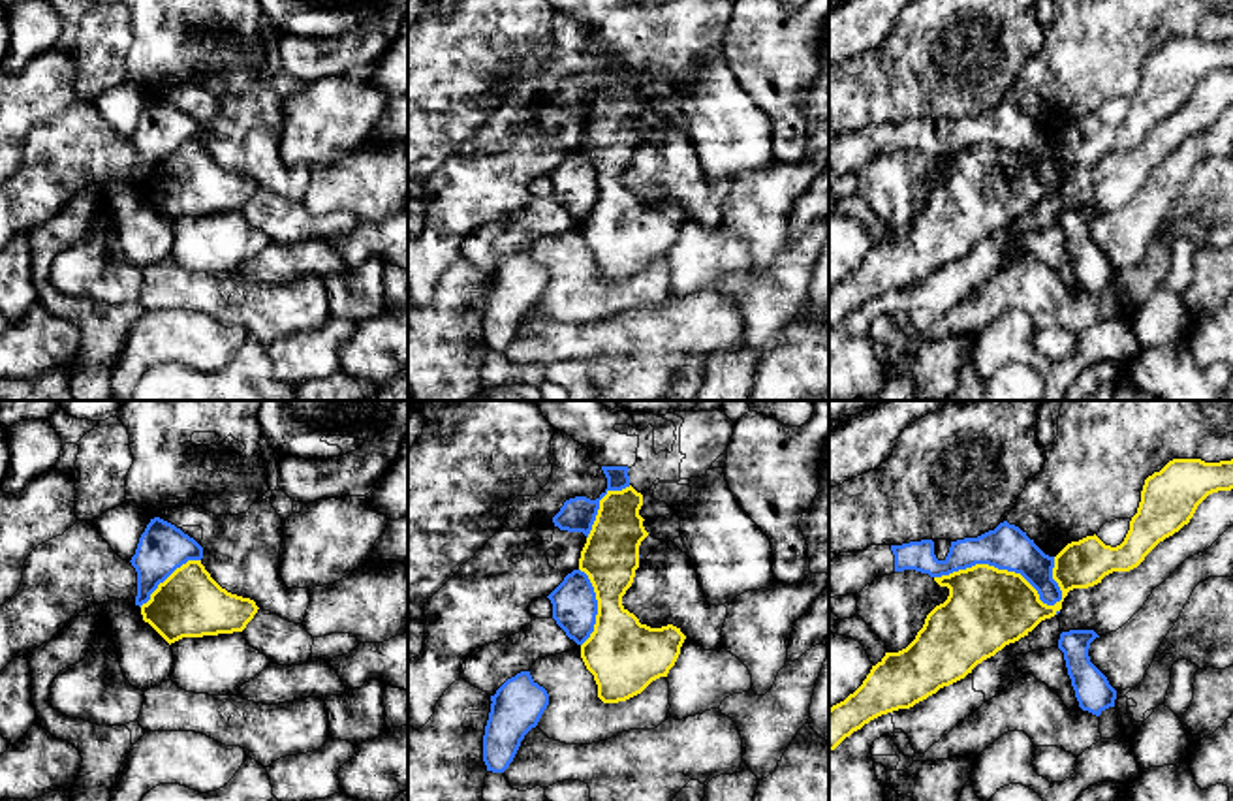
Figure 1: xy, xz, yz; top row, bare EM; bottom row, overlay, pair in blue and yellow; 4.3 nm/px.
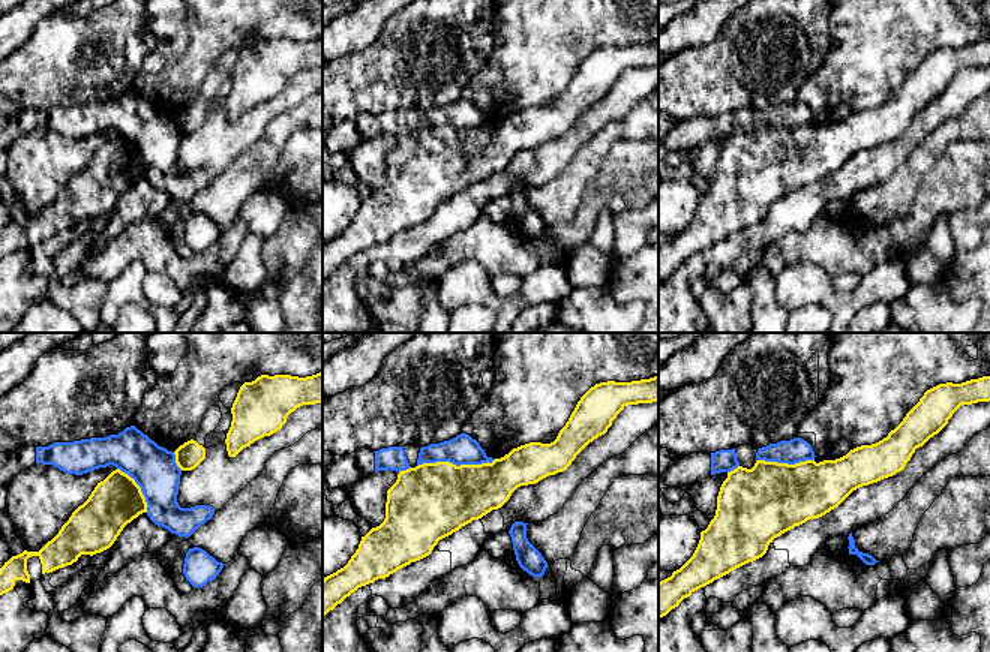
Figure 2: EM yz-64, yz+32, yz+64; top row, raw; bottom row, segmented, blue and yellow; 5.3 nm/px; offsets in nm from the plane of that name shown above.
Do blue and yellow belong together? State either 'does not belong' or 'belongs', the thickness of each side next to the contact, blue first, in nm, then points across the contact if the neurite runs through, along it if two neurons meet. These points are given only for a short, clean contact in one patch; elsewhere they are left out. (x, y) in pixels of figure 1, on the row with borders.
does not belong | 190/340 nm

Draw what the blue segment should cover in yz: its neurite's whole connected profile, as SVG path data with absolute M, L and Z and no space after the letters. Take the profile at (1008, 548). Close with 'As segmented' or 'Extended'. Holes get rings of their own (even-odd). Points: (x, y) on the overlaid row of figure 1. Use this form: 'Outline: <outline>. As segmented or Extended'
Outline: M1007 521L977 538L951 542L944 560L936 558L932 540L838 553L829 564L829 596L859 594L876 577L895 572L915 570L942 577L975 564L1021 573L1047 605L1062 600L1053 579L1054 557L1045 555L1026 532Z. Extended

